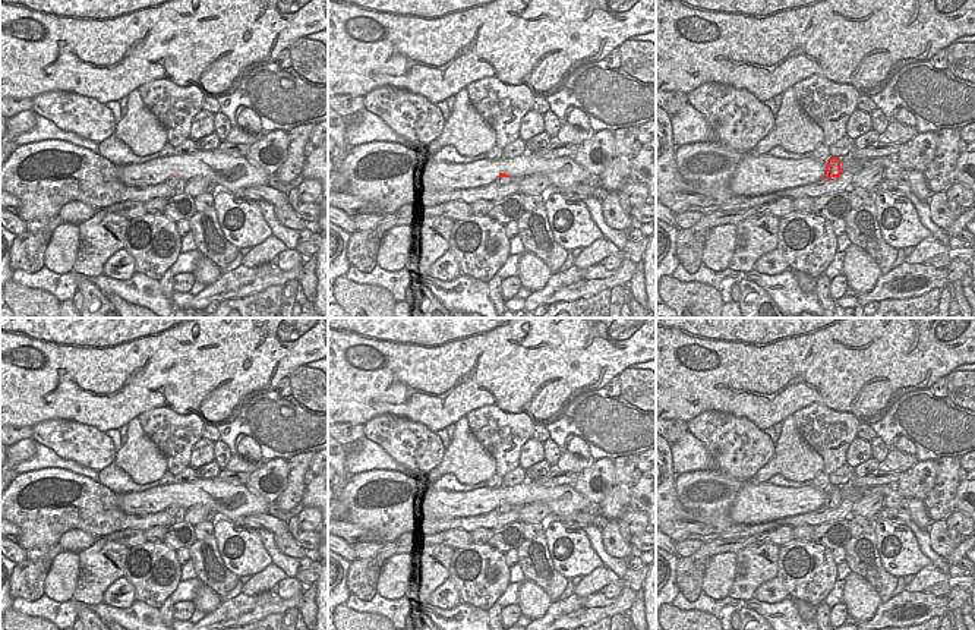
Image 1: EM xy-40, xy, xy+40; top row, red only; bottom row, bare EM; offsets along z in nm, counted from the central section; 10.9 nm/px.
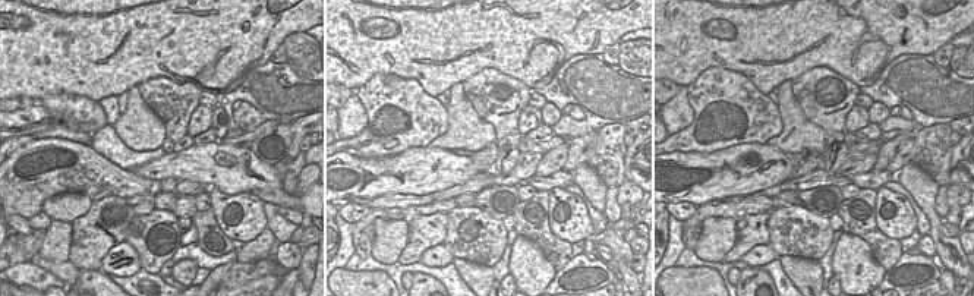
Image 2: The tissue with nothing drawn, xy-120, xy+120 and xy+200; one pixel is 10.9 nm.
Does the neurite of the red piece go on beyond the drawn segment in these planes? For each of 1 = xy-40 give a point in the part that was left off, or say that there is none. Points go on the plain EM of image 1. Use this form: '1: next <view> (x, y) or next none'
1: next none

